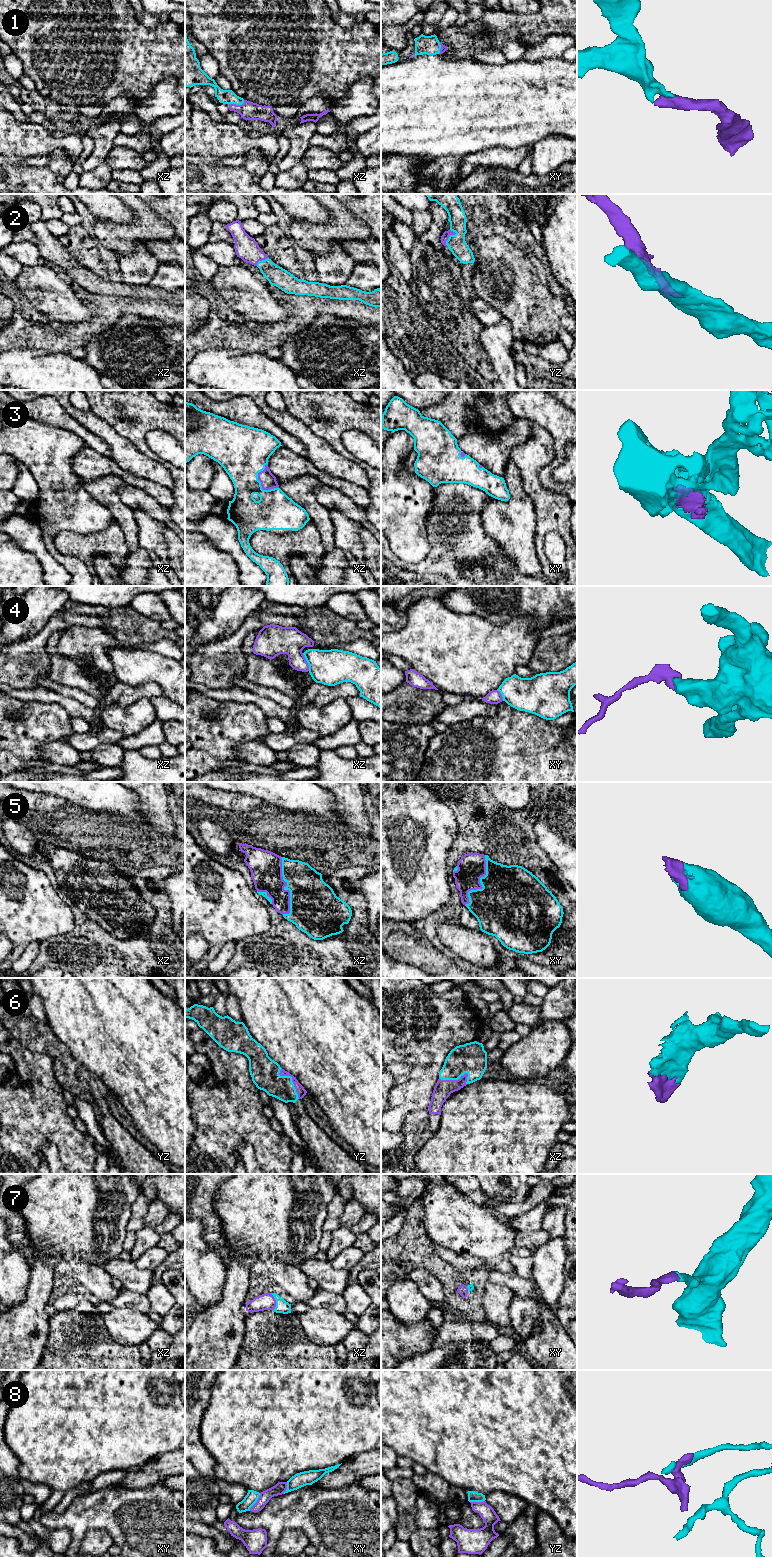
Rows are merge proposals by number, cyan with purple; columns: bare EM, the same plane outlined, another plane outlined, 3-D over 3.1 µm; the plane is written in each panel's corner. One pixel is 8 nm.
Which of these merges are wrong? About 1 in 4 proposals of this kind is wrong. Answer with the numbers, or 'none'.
4, 8

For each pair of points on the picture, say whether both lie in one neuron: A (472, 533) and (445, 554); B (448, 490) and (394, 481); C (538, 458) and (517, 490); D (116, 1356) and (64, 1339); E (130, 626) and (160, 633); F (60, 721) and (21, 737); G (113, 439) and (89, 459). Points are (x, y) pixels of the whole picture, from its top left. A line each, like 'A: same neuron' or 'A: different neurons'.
A: same neuron
B: different neurons
C: different neurons
D: same neuron
E: same neuron
F: same neuron
G: different neurons

